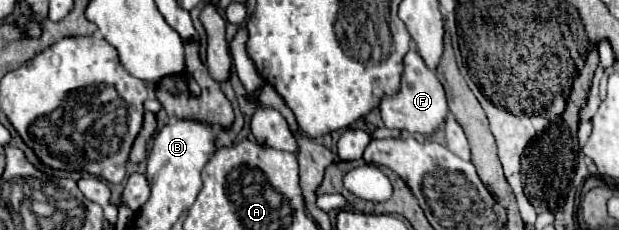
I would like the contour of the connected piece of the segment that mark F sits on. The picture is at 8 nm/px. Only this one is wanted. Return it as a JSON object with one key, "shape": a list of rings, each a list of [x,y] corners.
{"shape":[[[410,50],[404,58],[404,76],[400,92],[390,98],[384,98],[380,104],[380,112],[386,128],[406,130],[410,134],[432,134],[440,128],[440,124],[444,124],[448,116],[446,92],[440,80],[436,78],[436,72],[424,64],[422,56],[416,50]]]}

